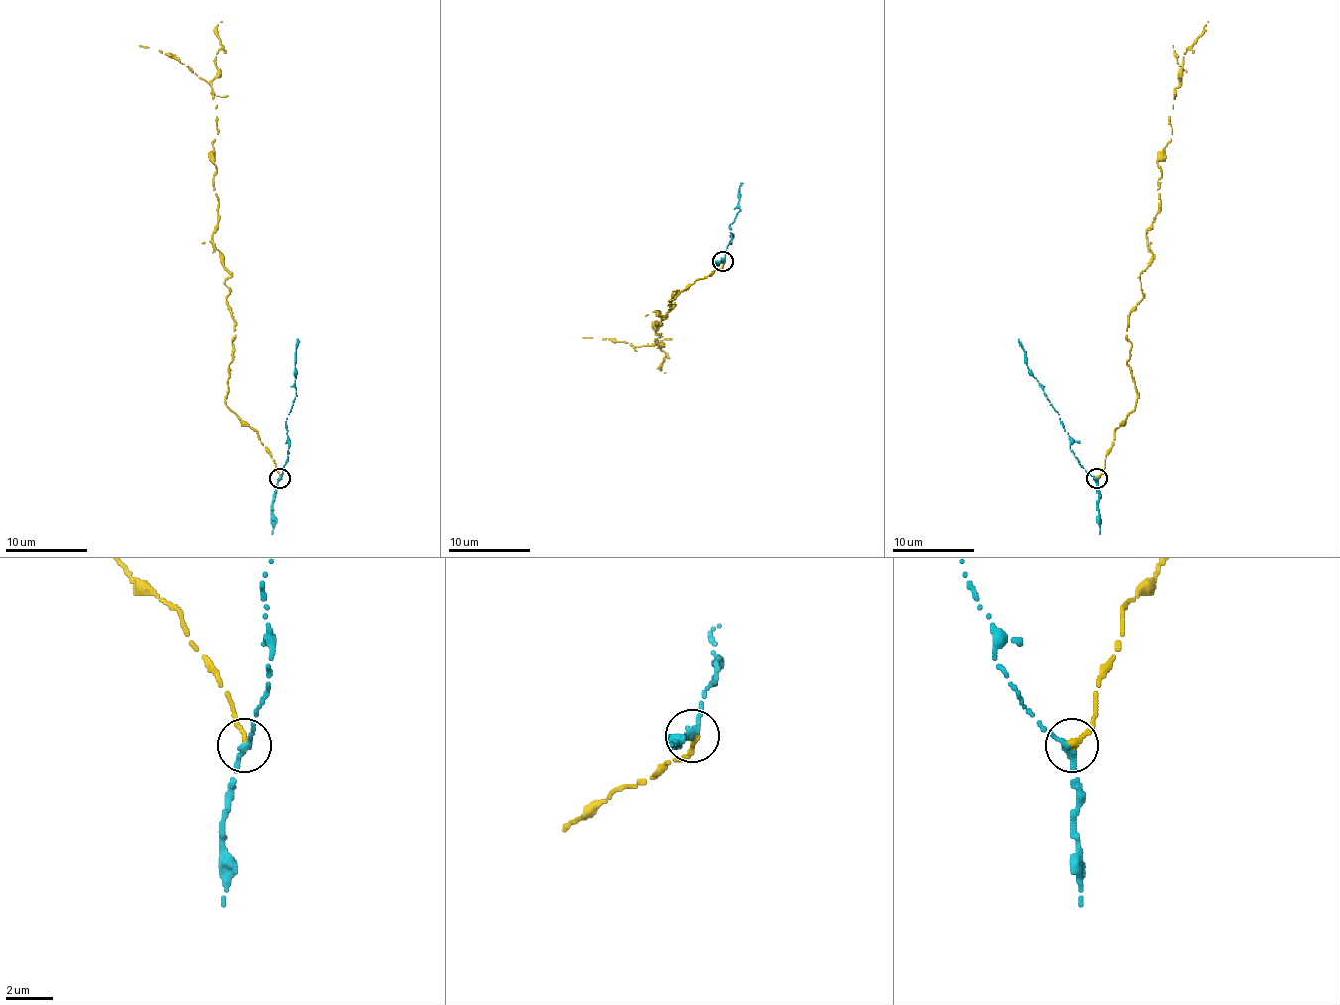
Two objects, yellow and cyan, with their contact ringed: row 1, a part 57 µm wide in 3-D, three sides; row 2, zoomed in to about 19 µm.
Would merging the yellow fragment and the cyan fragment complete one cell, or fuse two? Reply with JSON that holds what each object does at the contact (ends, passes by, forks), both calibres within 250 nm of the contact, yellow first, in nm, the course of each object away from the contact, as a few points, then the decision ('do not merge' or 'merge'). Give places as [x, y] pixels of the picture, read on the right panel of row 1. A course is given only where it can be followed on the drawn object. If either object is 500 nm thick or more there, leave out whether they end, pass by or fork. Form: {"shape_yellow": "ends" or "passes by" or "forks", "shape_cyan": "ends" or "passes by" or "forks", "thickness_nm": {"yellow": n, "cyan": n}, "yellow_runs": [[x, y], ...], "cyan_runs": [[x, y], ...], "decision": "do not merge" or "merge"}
{"shape_yellow": "ends", "shape_cyan": "passes by", "thickness_nm": {"yellow": 300, "cyan": 240}, "yellow_runs": [[1097, 478], [1136, 404], [1126, 330], [1153, 256], [1157, 155], [1182, 85], [1173, 46]], "cyan_runs": [[1095, 478], [1078, 462], [1070, 447], [1070, 437], [1062, 421], [1027, 367], [1019, 338]], "decision": "merge"}

